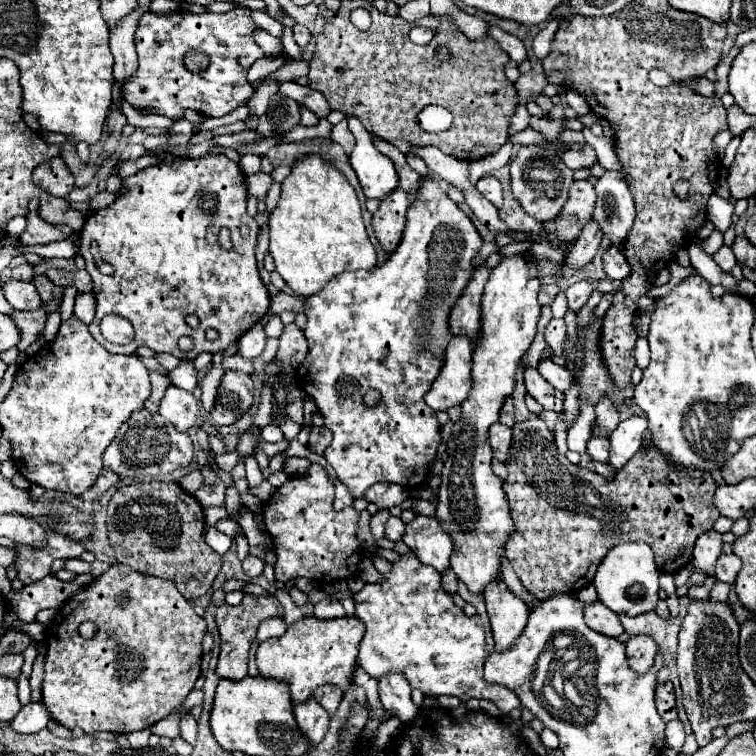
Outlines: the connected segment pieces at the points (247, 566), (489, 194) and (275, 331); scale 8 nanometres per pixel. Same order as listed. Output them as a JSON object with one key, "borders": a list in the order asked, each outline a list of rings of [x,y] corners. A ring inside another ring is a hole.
{"borders":[[[[248,555],[248,557],[242,561],[242,567],[244,567],[244,573],[246,573],[250,579],[254,579],[254,577],[262,575],[262,571],[264,571],[264,561],[262,561],[260,557]]],[[[486,175],[482,177],[478,183],[476,183],[476,189],[494,205],[494,207],[502,207],[502,185],[496,177],[492,175]]],[[[274,315],[274,317],[270,319],[270,323],[264,327],[264,331],[266,331],[268,337],[280,337],[280,335],[282,335],[282,329],[284,329],[284,323],[280,321],[278,315]]]]}

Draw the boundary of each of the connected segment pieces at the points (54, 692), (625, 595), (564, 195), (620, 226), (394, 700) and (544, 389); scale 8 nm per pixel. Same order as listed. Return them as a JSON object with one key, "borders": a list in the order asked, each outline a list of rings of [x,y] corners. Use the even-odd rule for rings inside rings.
{"borders":[[[[112,565],[106,573],[96,577],[92,585],[74,593],[60,609],[58,619],[62,619],[62,631],[46,631],[48,651],[42,679],[42,703],[50,717],[70,731],[82,729],[88,735],[112,731],[124,735],[148,729],[174,713],[200,677],[200,645],[206,621],[194,613],[192,605],[172,581],[138,573],[128,565]],[[120,597],[126,597],[128,601],[122,603]],[[84,621],[94,621],[98,625],[94,639],[80,637],[78,627]],[[122,661],[132,661],[132,671],[120,671],[118,667]]],[[[642,541],[622,543],[622,545],[612,547],[608,551],[608,555],[604,557],[604,561],[600,563],[596,577],[594,577],[594,587],[598,591],[598,599],[606,607],[616,611],[618,615],[636,617],[640,613],[656,609],[658,577],[660,577],[660,571],[654,563],[654,553],[646,543],[642,543]]],[[[526,145],[520,147],[510,163],[510,177],[512,177],[512,193],[522,209],[534,217],[536,221],[550,221],[554,219],[568,199],[568,187],[574,181],[572,169],[568,169],[556,151],[544,145]]],[[[606,171],[596,183],[596,209],[594,221],[600,223],[604,235],[620,247],[634,223],[634,199],[628,191],[628,185],[618,171]]],[[[390,673],[384,677],[378,677],[380,701],[382,701],[384,709],[388,709],[392,715],[396,715],[402,721],[402,725],[410,723],[418,713],[418,707],[410,699],[410,691],[412,689],[410,689],[406,677],[400,677],[400,673]]],[[[526,369],[524,371],[524,381],[526,381],[526,391],[544,409],[550,409],[550,411],[556,411],[556,413],[562,411],[564,395],[560,391],[556,391],[552,385],[548,385],[548,381],[544,381],[536,369]]]]}

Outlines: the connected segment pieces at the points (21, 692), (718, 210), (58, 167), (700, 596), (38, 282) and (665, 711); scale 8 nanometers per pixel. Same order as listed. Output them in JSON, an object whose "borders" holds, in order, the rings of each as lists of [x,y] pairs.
{"borders":[[[[24,673],[18,675],[18,697],[20,697],[22,705],[30,703],[30,685],[28,685],[28,679],[24,677]]],[[[712,195],[708,201],[708,219],[714,223],[714,227],[722,233],[730,229],[730,217],[734,213],[734,203],[722,199],[720,195]]],[[[60,157],[40,163],[34,169],[32,179],[34,179],[36,187],[40,187],[56,197],[68,197],[68,193],[74,189],[74,177],[72,177],[68,165]]],[[[707,575],[704,584],[700,586],[691,587],[688,590],[687,595],[692,600],[707,600],[709,598],[709,593],[713,586],[716,584],[716,582],[716,578]]],[[[34,275],[34,287],[38,289],[38,295],[42,297],[42,301],[50,301],[52,299],[52,291],[54,291],[54,283],[46,277],[46,275]]],[[[664,681],[656,685],[656,709],[664,723],[676,719],[676,699],[674,699],[672,681]]]]}

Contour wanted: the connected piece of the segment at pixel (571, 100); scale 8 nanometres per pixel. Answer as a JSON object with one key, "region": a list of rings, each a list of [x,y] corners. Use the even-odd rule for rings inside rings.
{"region":[[[566,89],[566,91],[564,91],[564,95],[566,95],[568,105],[570,105],[578,115],[586,115],[586,113],[590,111],[590,107],[588,107],[586,99],[584,99],[578,91],[574,91],[574,89]]]}

